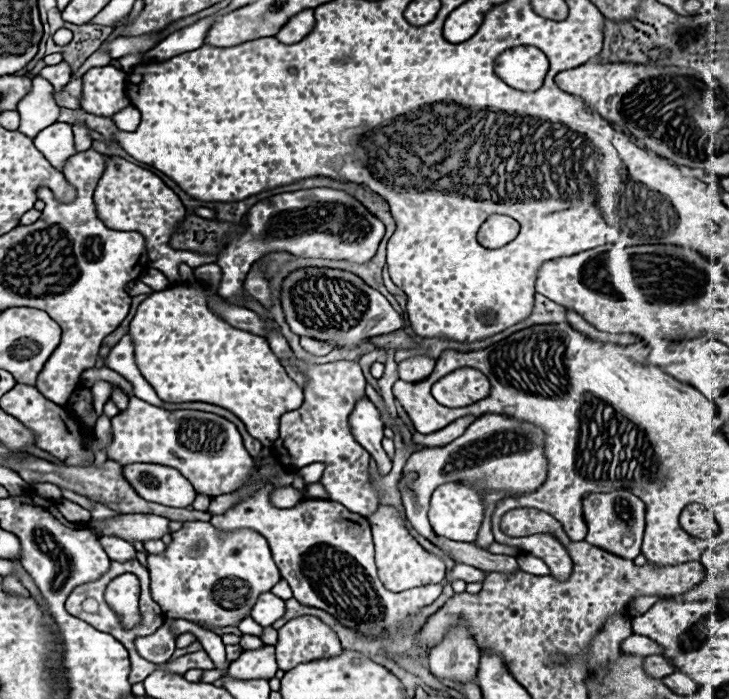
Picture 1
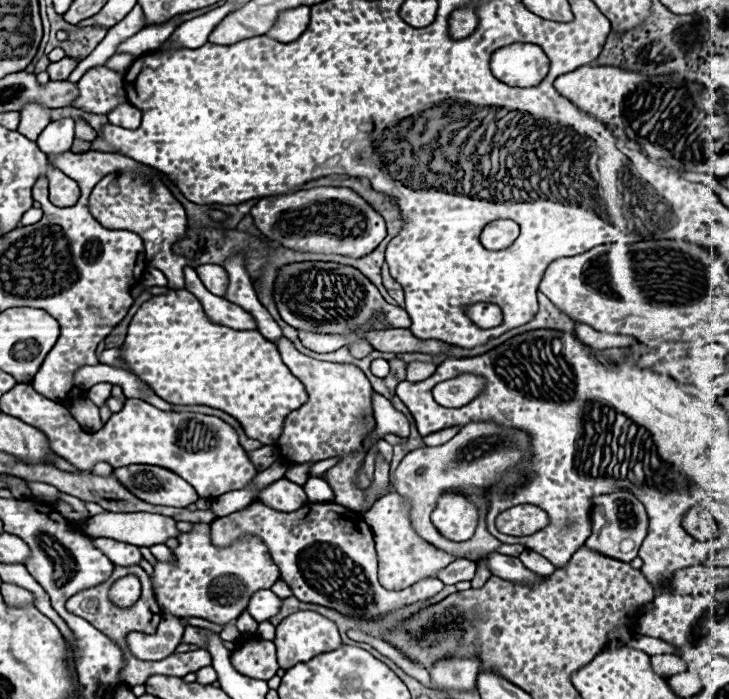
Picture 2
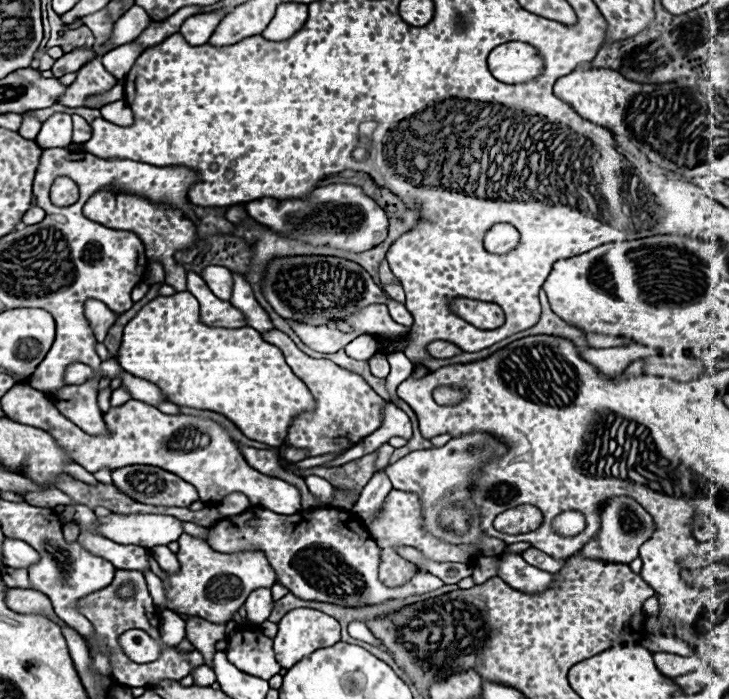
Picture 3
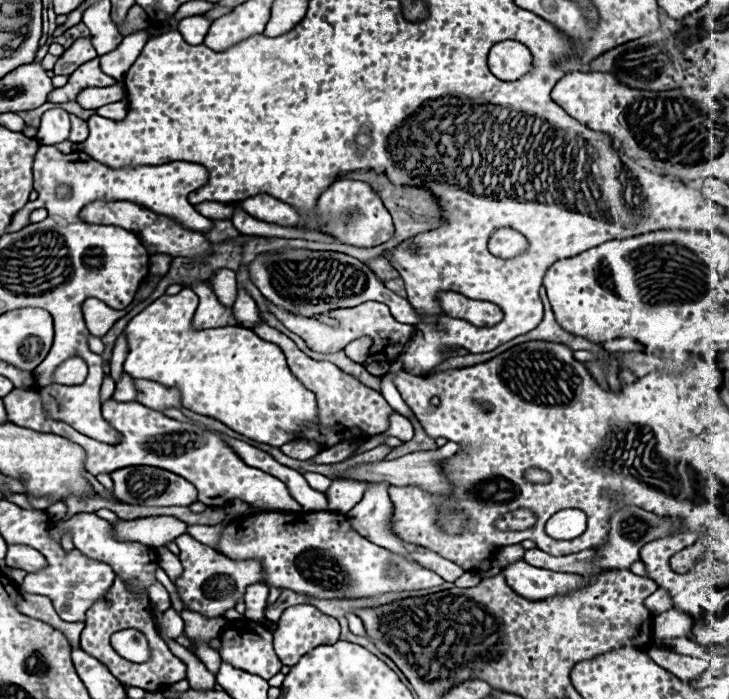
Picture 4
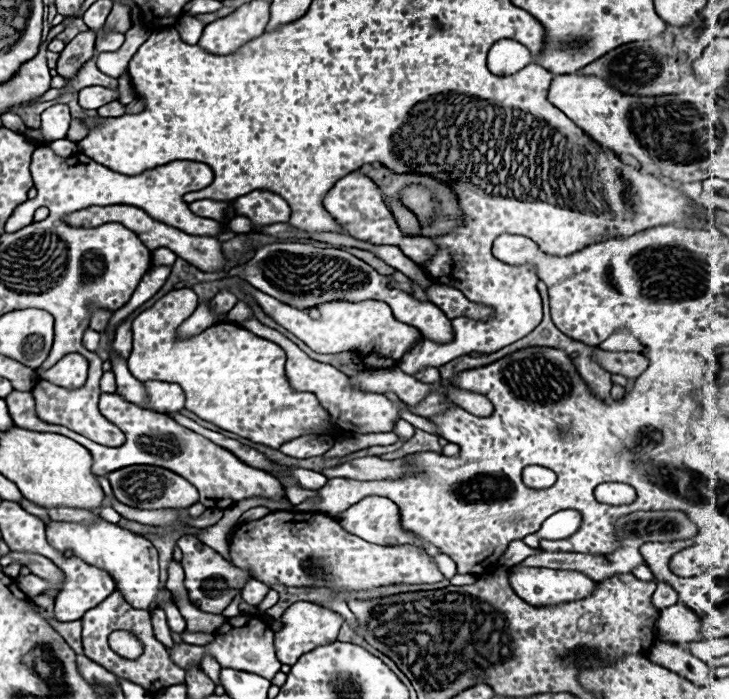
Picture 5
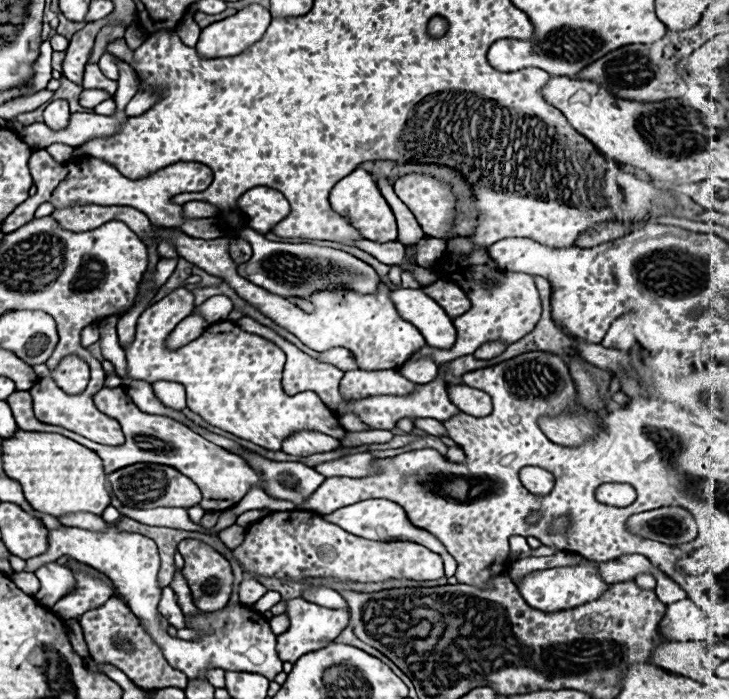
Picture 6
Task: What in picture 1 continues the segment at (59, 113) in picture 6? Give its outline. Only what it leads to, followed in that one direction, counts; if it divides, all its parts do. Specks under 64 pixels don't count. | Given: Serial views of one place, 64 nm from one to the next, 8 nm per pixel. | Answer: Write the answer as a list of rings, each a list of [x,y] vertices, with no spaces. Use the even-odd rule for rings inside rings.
[[[54,122],[52,126],[40,130],[34,138],[34,146],[44,154],[44,158],[62,172],[66,162],[76,154],[72,126],[66,122]]]

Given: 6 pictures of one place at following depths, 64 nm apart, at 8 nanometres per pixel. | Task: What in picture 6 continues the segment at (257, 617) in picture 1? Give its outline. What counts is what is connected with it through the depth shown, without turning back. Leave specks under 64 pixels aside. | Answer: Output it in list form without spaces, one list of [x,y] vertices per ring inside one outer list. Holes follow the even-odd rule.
[[[244,578],[244,580],[240,582],[240,590],[238,590],[242,604],[254,604],[254,602],[258,602],[266,592],[268,592],[268,588],[262,586],[262,584],[260,584],[258,580],[254,580],[254,578]]]

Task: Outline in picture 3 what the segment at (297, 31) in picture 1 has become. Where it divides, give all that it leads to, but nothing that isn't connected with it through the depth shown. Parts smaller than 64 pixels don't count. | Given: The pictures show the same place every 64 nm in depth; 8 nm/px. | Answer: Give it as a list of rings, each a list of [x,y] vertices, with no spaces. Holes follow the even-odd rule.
[[[282,4],[276,8],[276,14],[270,26],[262,32],[266,40],[288,40],[292,38],[308,18],[306,4]]]

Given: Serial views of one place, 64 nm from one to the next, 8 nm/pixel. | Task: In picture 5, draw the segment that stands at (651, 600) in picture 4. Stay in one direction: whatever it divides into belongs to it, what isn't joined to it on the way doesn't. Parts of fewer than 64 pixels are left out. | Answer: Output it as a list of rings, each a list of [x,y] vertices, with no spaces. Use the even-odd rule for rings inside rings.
[[[657,582],[657,591],[654,592],[651,600],[658,610],[664,610],[664,608],[668,608],[668,606],[678,602],[678,594],[670,586]]]

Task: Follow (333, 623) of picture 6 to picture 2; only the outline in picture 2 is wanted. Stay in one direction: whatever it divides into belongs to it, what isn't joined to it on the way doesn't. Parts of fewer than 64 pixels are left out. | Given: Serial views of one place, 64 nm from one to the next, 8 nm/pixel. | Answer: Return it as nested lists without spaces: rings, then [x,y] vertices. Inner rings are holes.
[[[296,612],[292,616],[288,616],[278,628],[276,628],[276,656],[278,656],[278,664],[280,668],[288,670],[292,666],[296,666],[298,662],[306,662],[318,654],[324,654],[328,650],[336,650],[340,646],[340,634],[334,622],[330,622],[328,618],[316,614],[316,612]]]

